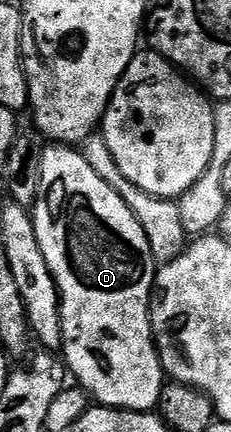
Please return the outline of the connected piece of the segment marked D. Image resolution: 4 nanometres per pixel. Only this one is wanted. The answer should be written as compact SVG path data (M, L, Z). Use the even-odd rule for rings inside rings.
M59 143L49 144L42 150L39 193L31 215L34 219L34 227L38 231L38 244L42 246L42 255L46 255L46 263L50 263L50 271L60 292L62 339L64 340L62 360L74 381L76 377L75 384L83 389L97 406L106 409L129 409L135 413L155 410L160 404L160 396L166 384L166 374L164 364L160 361L160 350L156 348L156 335L152 332L152 295L156 288L158 266L150 251L150 242L146 240L146 231L142 231L142 223L134 219L134 211L126 207L122 197L95 172L77 148Z

